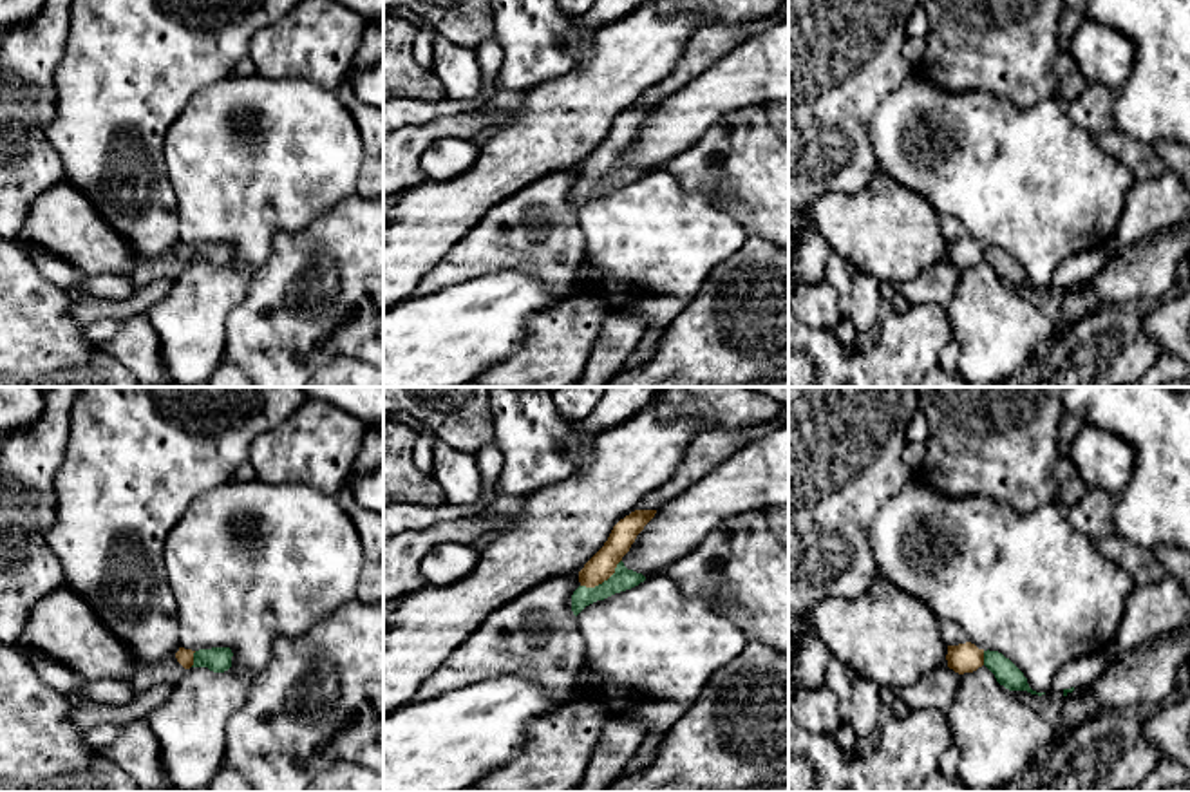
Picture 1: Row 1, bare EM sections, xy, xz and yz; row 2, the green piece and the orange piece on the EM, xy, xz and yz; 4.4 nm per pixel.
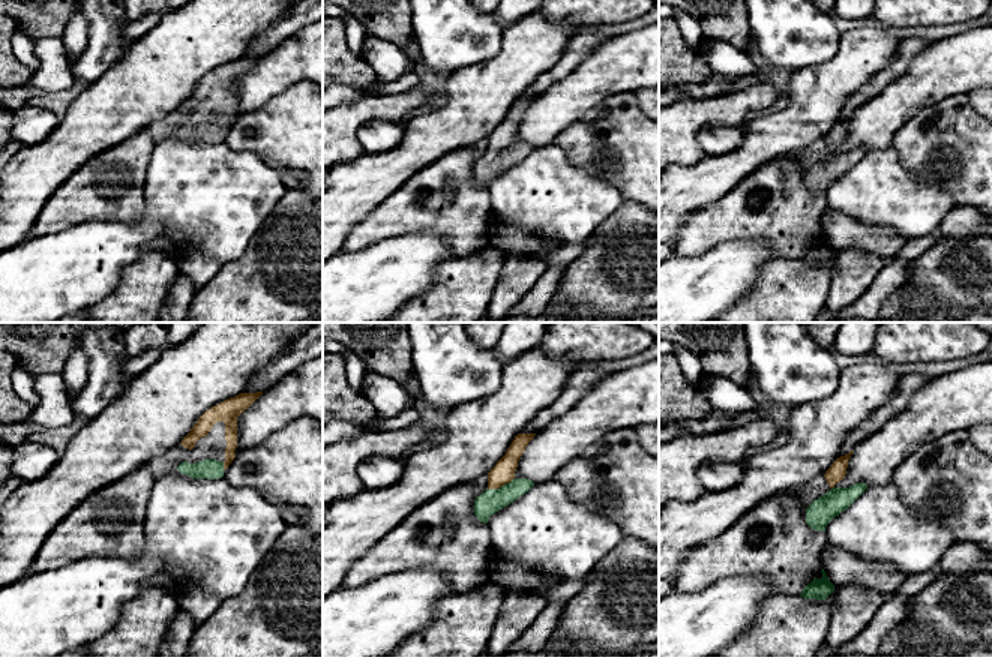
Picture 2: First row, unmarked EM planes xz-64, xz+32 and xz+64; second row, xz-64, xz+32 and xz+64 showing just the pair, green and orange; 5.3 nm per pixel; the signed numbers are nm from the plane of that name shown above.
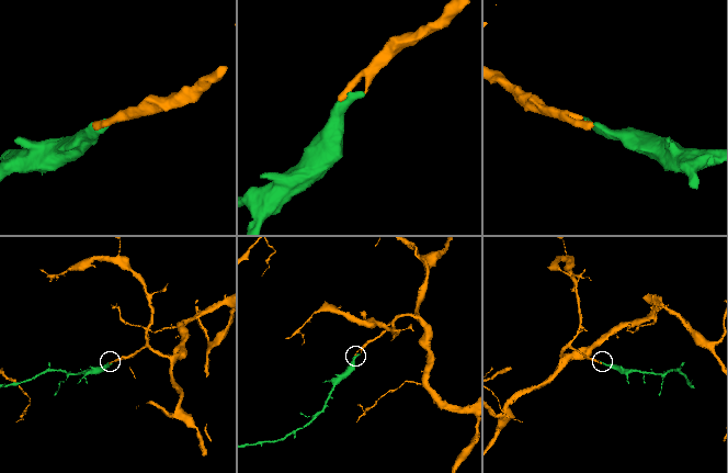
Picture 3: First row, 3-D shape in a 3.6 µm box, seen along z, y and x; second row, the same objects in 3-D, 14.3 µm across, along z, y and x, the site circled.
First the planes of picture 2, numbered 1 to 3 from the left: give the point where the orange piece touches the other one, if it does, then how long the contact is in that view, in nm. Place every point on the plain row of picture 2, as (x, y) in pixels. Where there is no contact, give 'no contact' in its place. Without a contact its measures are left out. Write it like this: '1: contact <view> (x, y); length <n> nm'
1: contact xz-64 (222, 131); length 50 nm
2: contact xz+32 (502, 150); length 160 nm
3: no contact

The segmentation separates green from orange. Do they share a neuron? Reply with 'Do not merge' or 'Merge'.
Merge

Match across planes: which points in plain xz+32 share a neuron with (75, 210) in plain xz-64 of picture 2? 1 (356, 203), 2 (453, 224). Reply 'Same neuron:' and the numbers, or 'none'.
Same neuron: 2

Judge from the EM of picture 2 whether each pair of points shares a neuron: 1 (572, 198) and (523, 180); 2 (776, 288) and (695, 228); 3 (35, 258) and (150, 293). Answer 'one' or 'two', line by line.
1: one
2: two
3: two

